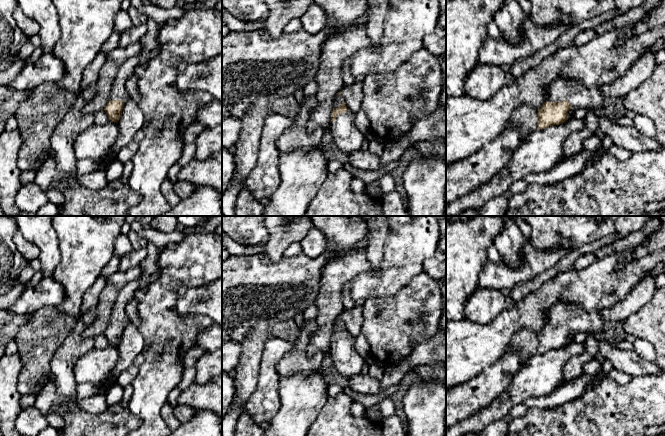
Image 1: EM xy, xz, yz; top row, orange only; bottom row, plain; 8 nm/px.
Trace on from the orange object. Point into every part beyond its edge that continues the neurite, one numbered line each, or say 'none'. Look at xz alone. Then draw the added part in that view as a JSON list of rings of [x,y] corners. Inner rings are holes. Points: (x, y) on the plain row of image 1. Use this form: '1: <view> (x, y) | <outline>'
1: xz (347, 362) | [[[347,331],[347,336],[339,338],[330,348],[332,364],[340,377],[349,377],[361,373],[365,358],[354,348],[355,338]]]

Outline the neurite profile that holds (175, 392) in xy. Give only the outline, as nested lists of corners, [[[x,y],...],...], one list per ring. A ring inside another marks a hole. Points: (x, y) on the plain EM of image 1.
[[[175,387],[171,390],[170,394],[168,395],[167,402],[169,402],[173,407],[177,405],[177,399],[181,394],[181,390],[178,387]]]

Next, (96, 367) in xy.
[[[108,345],[103,349],[94,347],[77,360],[74,366],[76,382],[94,384],[99,389],[107,388],[111,385],[119,356],[119,350],[116,346]]]

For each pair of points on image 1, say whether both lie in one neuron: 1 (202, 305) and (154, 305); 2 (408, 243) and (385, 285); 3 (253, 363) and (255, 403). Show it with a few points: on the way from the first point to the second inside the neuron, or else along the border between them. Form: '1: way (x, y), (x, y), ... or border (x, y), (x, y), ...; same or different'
1: border (182, 289), (177, 302), (177, 311), (181, 316); different
2: way (404, 253), (392, 275); same
3: border (260, 368), (256, 388), (242, 409); different

